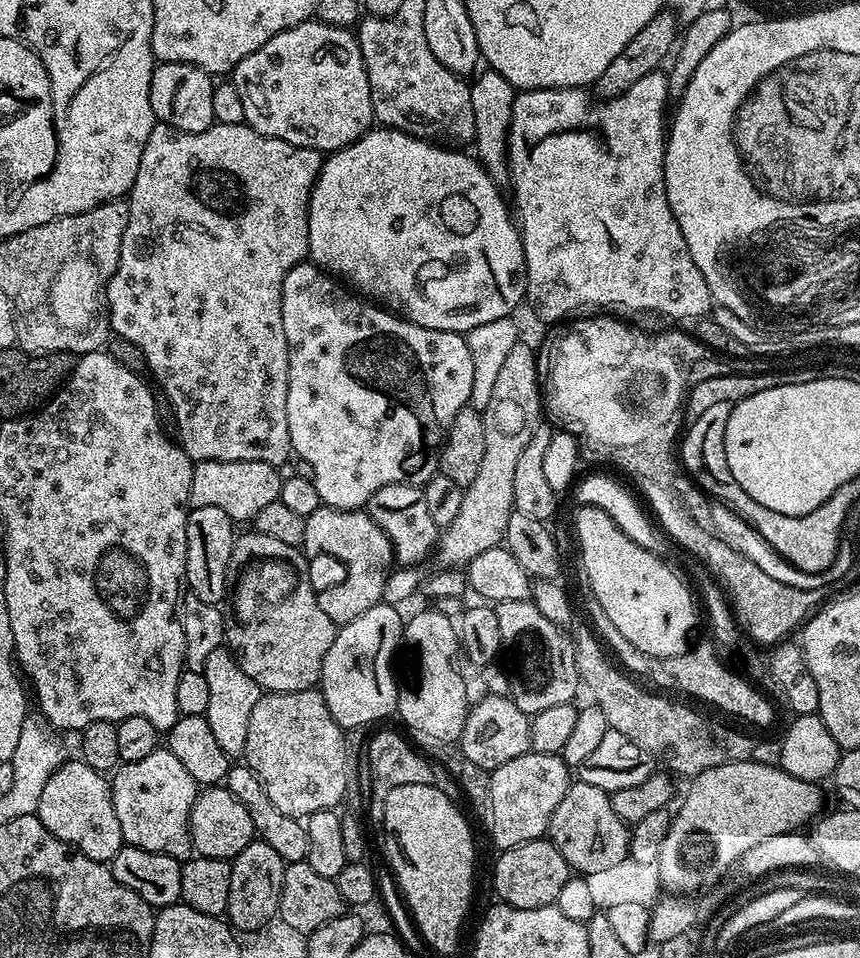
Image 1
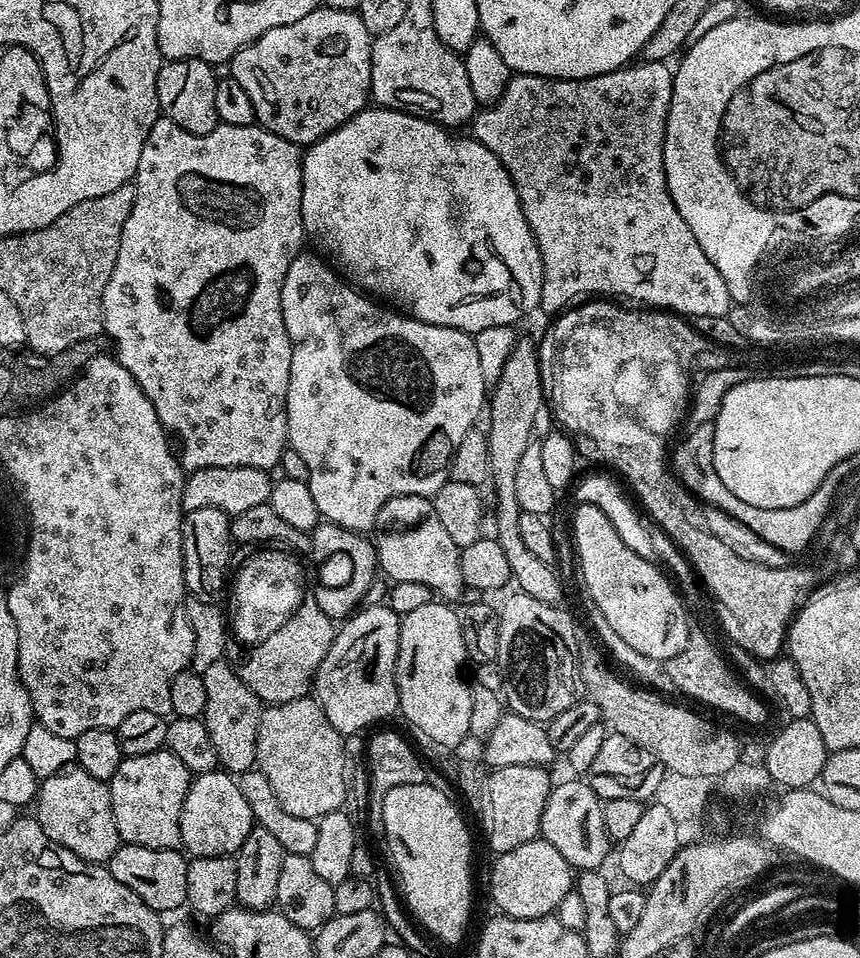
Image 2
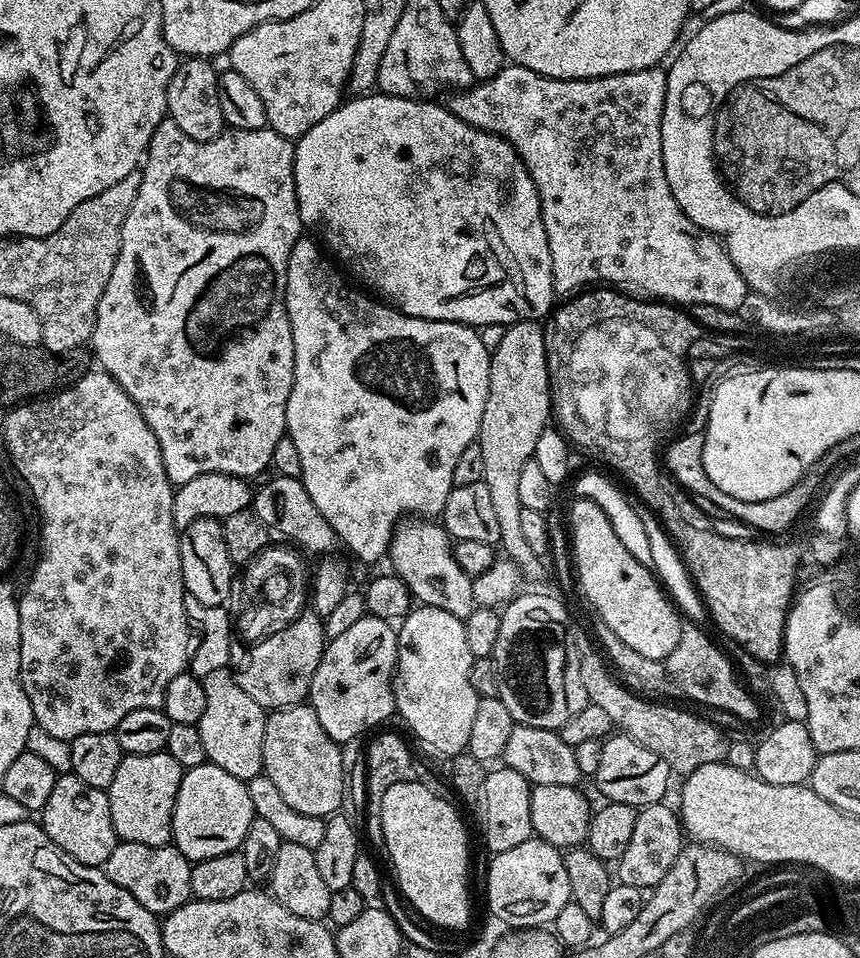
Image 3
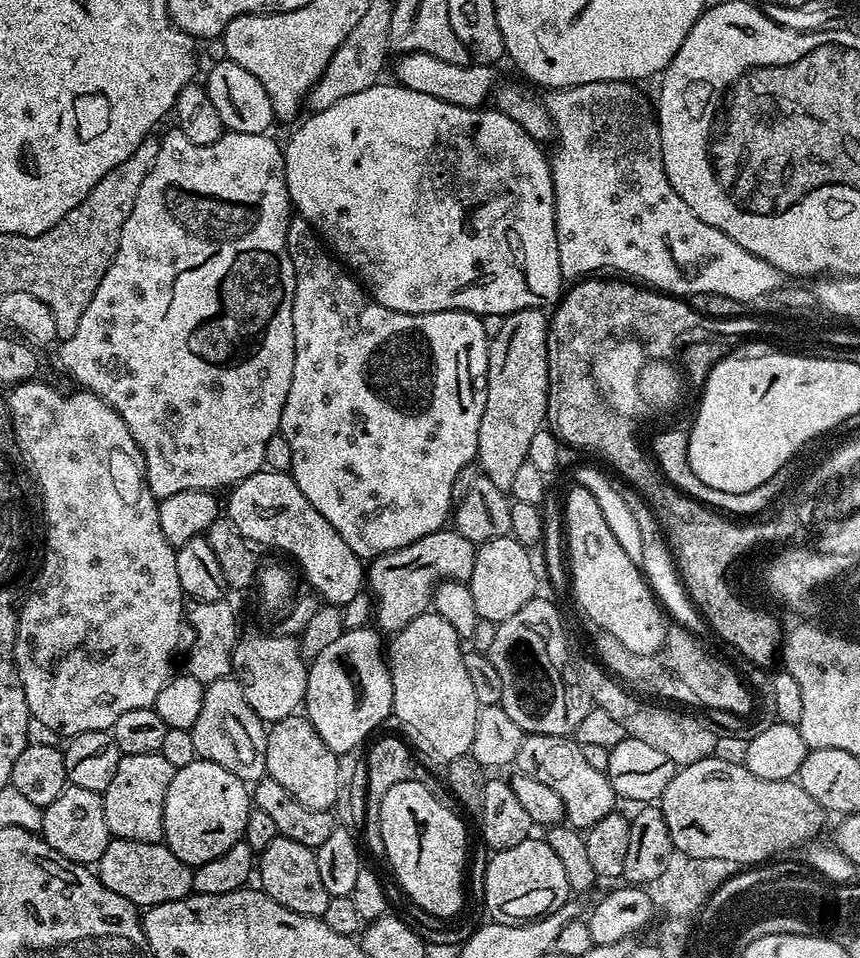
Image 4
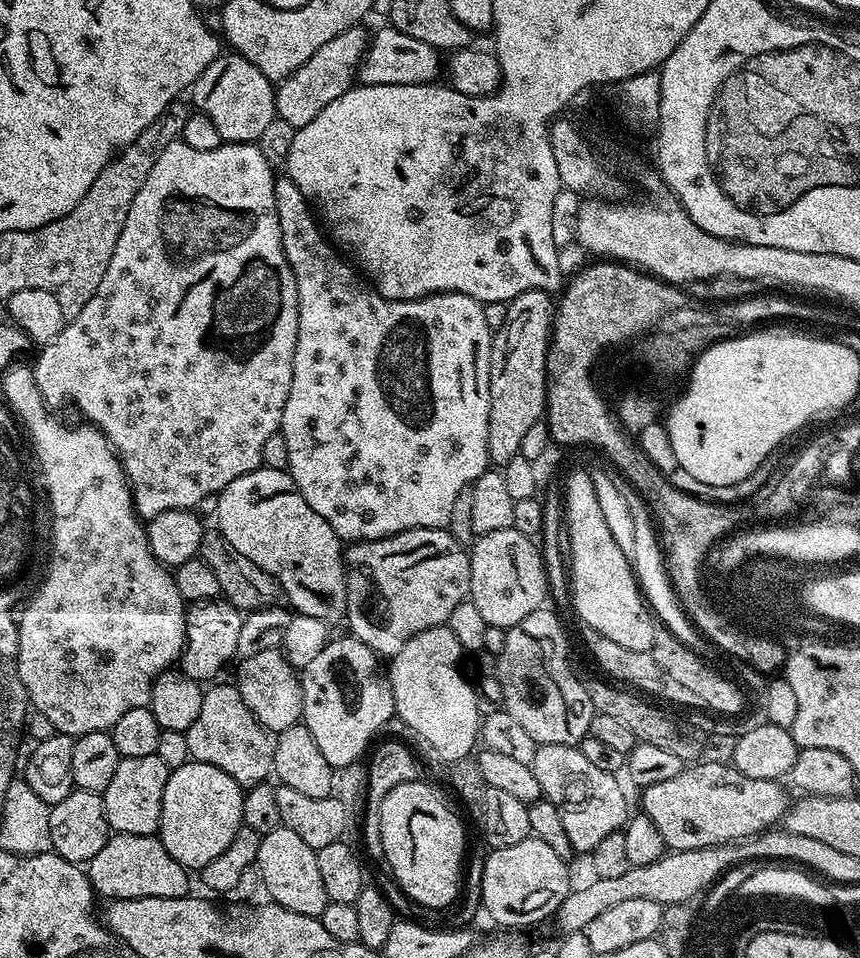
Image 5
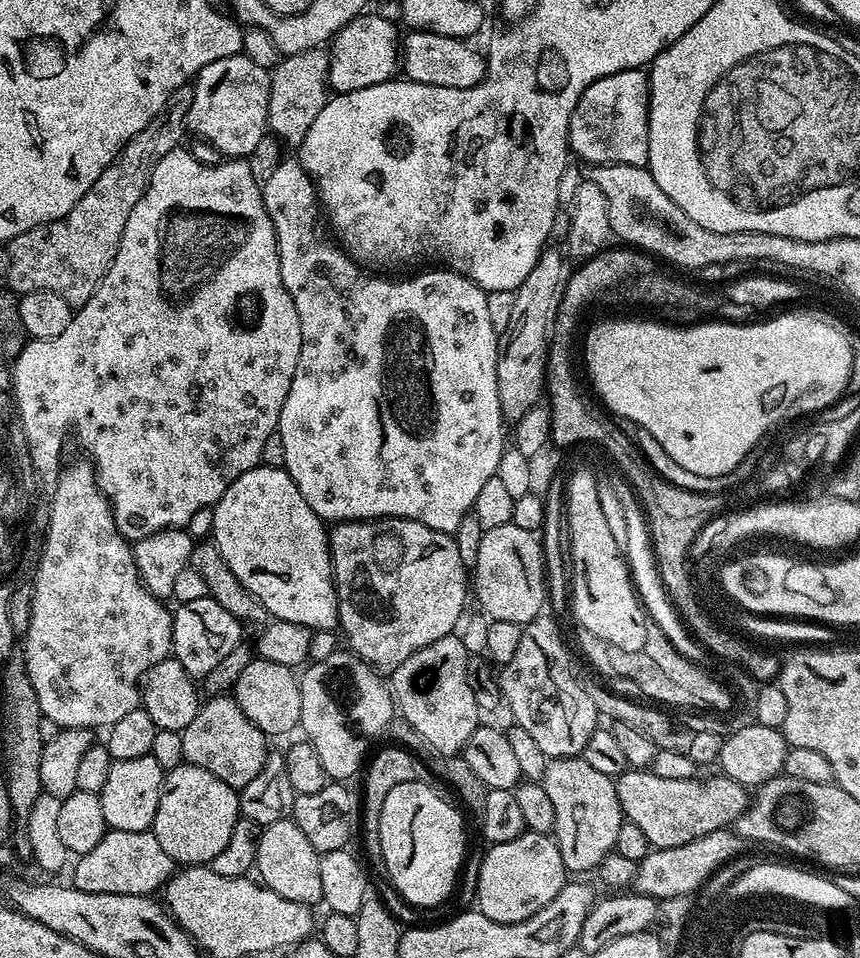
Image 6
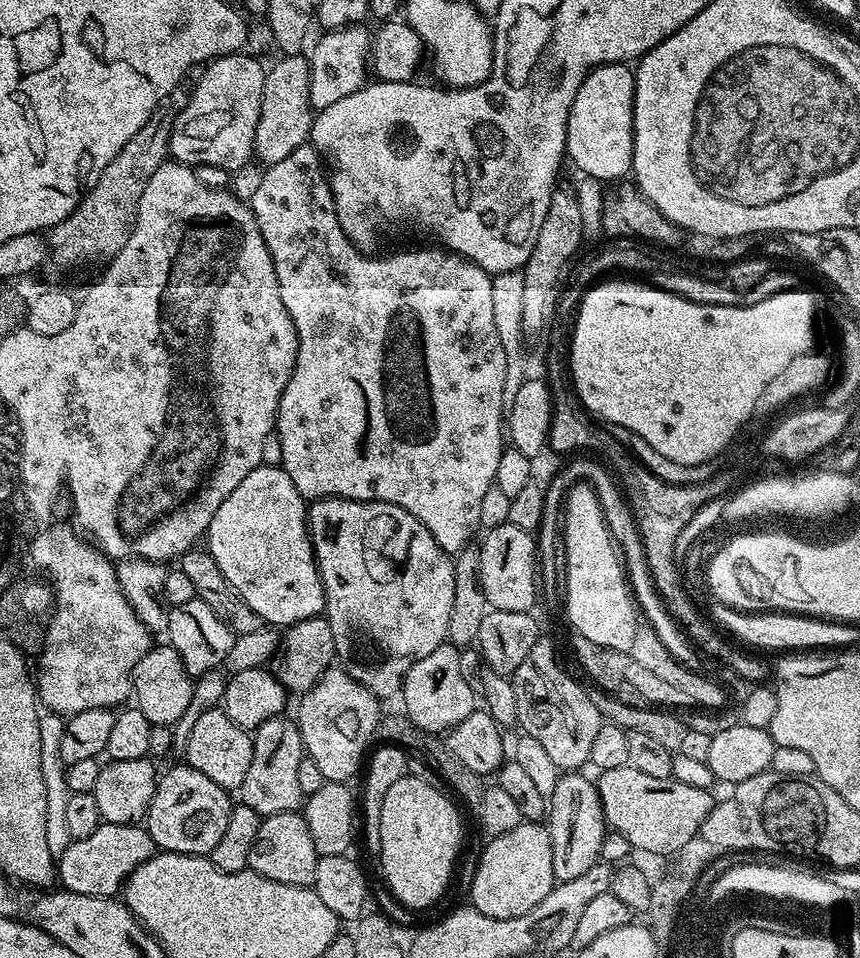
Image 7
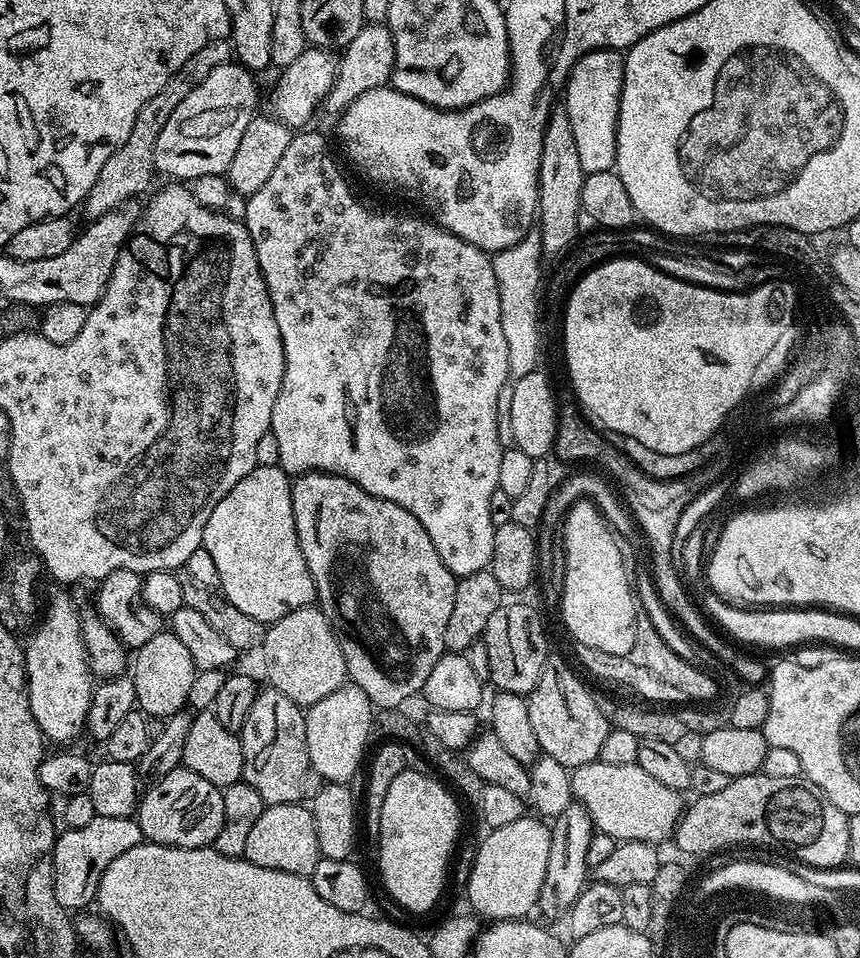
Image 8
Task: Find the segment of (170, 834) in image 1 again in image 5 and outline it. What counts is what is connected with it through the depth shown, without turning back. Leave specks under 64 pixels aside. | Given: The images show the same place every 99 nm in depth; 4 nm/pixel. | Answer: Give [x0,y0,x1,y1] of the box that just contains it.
[102,758,169,836]

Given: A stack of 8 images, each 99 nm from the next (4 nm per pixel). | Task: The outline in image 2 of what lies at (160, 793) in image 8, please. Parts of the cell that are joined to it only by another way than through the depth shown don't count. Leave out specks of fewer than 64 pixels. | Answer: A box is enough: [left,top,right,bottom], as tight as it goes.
[182,770,254,857]

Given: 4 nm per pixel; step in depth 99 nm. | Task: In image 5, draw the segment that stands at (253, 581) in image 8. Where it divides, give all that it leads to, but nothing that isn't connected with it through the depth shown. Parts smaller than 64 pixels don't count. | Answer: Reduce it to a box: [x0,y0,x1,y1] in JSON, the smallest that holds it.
[215,467,348,626]

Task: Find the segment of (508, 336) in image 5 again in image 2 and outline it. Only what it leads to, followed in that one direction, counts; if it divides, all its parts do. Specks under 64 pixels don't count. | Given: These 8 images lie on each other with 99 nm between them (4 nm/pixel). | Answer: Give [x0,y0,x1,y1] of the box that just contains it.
[486,338,564,605]

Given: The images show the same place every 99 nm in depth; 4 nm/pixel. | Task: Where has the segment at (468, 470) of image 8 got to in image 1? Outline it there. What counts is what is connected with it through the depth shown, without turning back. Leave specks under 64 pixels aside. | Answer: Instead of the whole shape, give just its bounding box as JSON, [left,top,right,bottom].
[282,262,474,510]

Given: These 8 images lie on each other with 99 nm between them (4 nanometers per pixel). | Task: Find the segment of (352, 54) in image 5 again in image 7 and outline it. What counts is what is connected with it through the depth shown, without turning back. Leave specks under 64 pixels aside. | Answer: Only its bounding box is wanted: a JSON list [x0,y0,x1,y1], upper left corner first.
[254,54,314,166]

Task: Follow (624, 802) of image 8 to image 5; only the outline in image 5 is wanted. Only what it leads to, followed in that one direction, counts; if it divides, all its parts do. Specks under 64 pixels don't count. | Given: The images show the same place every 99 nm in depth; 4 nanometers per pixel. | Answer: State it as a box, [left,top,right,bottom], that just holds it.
[642,763,790,851]

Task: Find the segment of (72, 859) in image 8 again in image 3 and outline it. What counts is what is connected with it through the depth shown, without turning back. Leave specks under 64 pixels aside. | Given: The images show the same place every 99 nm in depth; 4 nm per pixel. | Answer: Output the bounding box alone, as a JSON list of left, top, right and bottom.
[102,842,193,914]

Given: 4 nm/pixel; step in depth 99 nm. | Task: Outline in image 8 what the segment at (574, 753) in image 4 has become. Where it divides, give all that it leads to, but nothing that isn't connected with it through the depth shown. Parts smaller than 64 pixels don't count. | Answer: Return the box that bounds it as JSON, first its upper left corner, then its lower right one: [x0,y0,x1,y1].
[538,802,594,917]

